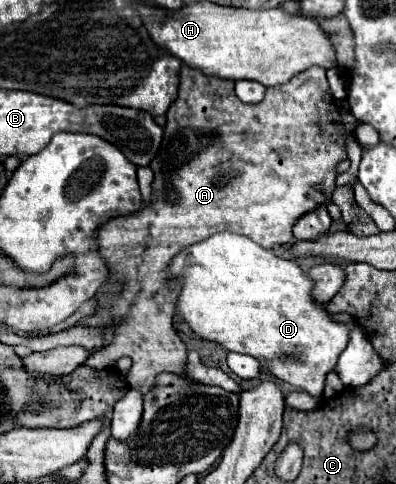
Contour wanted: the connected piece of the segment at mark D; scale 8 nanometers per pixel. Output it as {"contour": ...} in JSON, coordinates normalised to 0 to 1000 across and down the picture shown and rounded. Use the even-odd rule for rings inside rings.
{"contour":[[[553,479],[553,483],[543,483],[543,488],[533,488],[533,492],[513,496],[513,500],[497,500],[497,504],[487,504],[487,508],[467,512],[452,529],[442,529],[442,537],[432,541],[427,562],[432,562],[432,566],[447,566],[447,570],[457,574],[457,583],[462,583],[462,599],[457,599],[457,607],[452,607],[452,628],[447,628],[447,632],[452,632],[457,657],[482,674],[482,682],[487,682],[497,694],[508,694],[508,698],[518,698],[518,702],[538,702],[538,707],[558,711],[568,723],[629,731],[629,736],[659,744],[659,752],[664,752],[664,764],[659,764],[659,769],[689,773],[694,781],[705,781],[705,785],[715,785],[715,789],[745,798],[745,802],[755,802],[755,806],[770,806],[770,810],[780,810],[785,818],[801,818],[801,822],[806,822],[806,814],[816,814],[821,777],[826,777],[826,769],[836,769],[836,764],[846,760],[846,752],[851,752],[851,744],[856,744],[856,736],[861,736],[861,727],[866,727],[866,719],[876,715],[876,702],[881,702],[881,669],[846,665],[846,661],[836,657],[836,649],[826,645],[821,628],[806,628],[806,624],[795,620],[795,612],[790,612],[790,579],[780,574],[775,562],[760,558],[760,550],[755,550],[745,537],[710,533],[710,529],[699,529],[694,521],[659,512],[654,504],[644,504],[639,496],[629,496],[624,488],[583,483],[583,479]]]}

